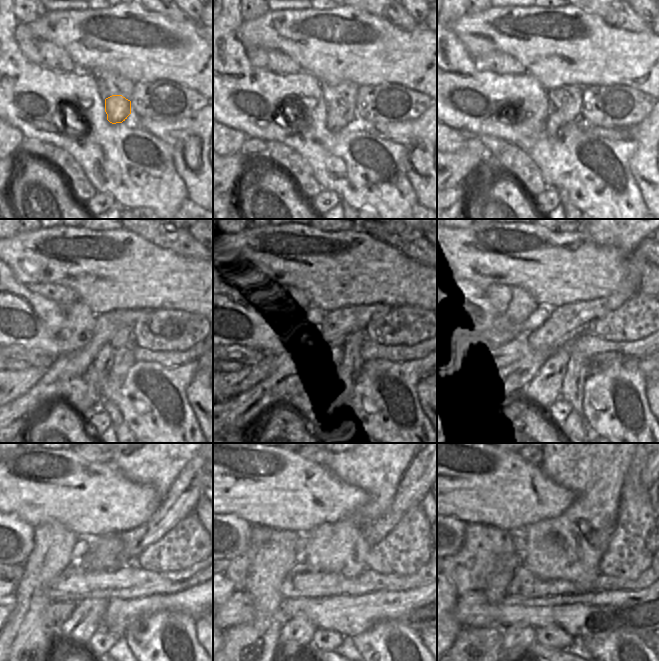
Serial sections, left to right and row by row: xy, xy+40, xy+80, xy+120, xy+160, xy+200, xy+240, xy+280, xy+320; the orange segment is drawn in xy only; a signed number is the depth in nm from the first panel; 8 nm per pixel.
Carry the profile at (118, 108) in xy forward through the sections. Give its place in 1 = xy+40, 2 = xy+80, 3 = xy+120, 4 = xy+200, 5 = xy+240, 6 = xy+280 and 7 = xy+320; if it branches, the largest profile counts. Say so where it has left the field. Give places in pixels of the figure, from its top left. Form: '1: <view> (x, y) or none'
1: xy+40 (338, 117)
2: xy+80 (556, 124)
3: xy+120 (99, 373)
4: xy+200 (549, 379)
5: xy+240 (74, 634)
6: xy+280 (297, 633)
7: xy+320 (516, 638)

